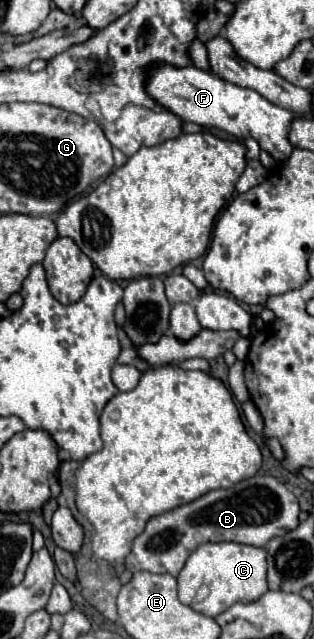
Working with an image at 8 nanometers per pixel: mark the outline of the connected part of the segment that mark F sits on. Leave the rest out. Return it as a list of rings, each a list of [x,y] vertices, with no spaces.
[[[167,65],[153,67],[149,69],[147,77],[147,93],[185,121],[221,129],[235,139],[253,137],[259,143],[259,147],[267,151],[277,163],[285,163],[293,151],[293,145],[289,143],[289,131],[295,115],[267,101],[257,91],[229,83],[217,77],[215,73],[197,69],[193,65],[183,69]]]

